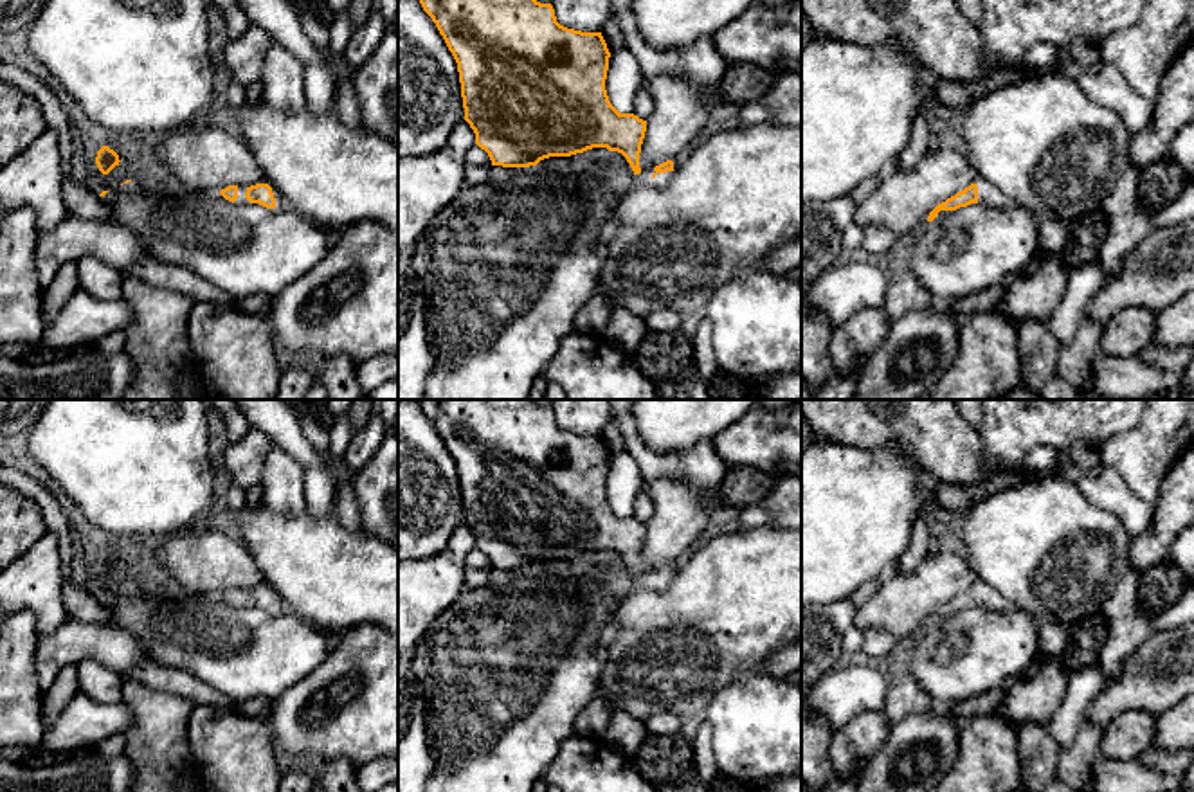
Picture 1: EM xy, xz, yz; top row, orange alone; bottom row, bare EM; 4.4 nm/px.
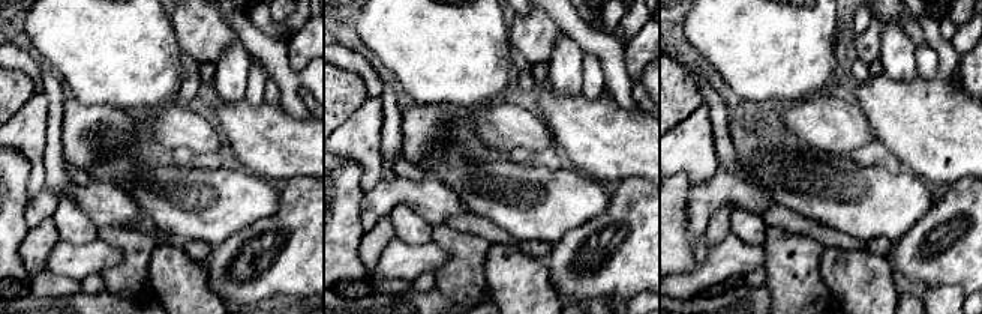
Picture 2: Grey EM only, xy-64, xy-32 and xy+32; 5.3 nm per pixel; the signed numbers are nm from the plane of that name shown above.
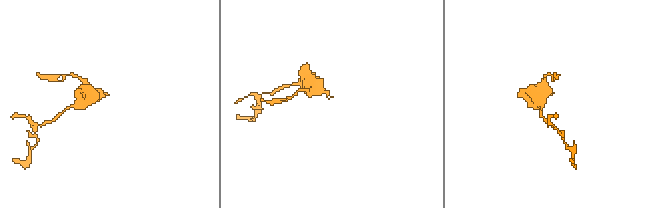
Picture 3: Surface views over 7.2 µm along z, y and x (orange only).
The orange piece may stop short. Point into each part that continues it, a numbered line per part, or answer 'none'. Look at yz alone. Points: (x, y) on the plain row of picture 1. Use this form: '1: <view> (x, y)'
1: yz (987, 598)

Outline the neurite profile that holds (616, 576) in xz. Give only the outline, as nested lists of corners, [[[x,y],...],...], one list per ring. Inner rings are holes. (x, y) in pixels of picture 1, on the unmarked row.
[[[611,554],[609,562],[594,567],[587,578],[618,598],[634,592],[636,578],[627,562],[618,554]]]

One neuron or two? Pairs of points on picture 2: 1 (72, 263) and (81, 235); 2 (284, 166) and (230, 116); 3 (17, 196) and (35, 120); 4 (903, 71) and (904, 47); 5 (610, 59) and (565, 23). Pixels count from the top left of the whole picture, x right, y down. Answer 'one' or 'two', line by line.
1: two
2: one
3: two
4: one
5: one

